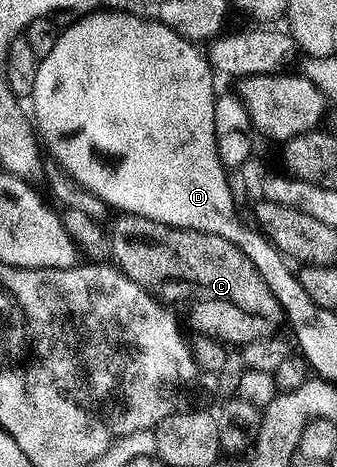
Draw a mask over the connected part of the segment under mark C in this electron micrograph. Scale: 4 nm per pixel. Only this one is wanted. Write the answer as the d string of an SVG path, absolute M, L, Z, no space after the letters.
M121 214L114 217L111 226L112 261L121 273L127 275L135 284L139 284L152 294L158 302L172 308L186 323L190 322L198 334L206 334L218 342L232 344L237 348L251 340L272 338L283 326L283 311L271 288L263 284L263 276L251 264L249 255L231 240L223 240L223 236L215 236L207 232L195 232L187 228L175 228L167 224L159 224L155 220L140 218L134 214Z

